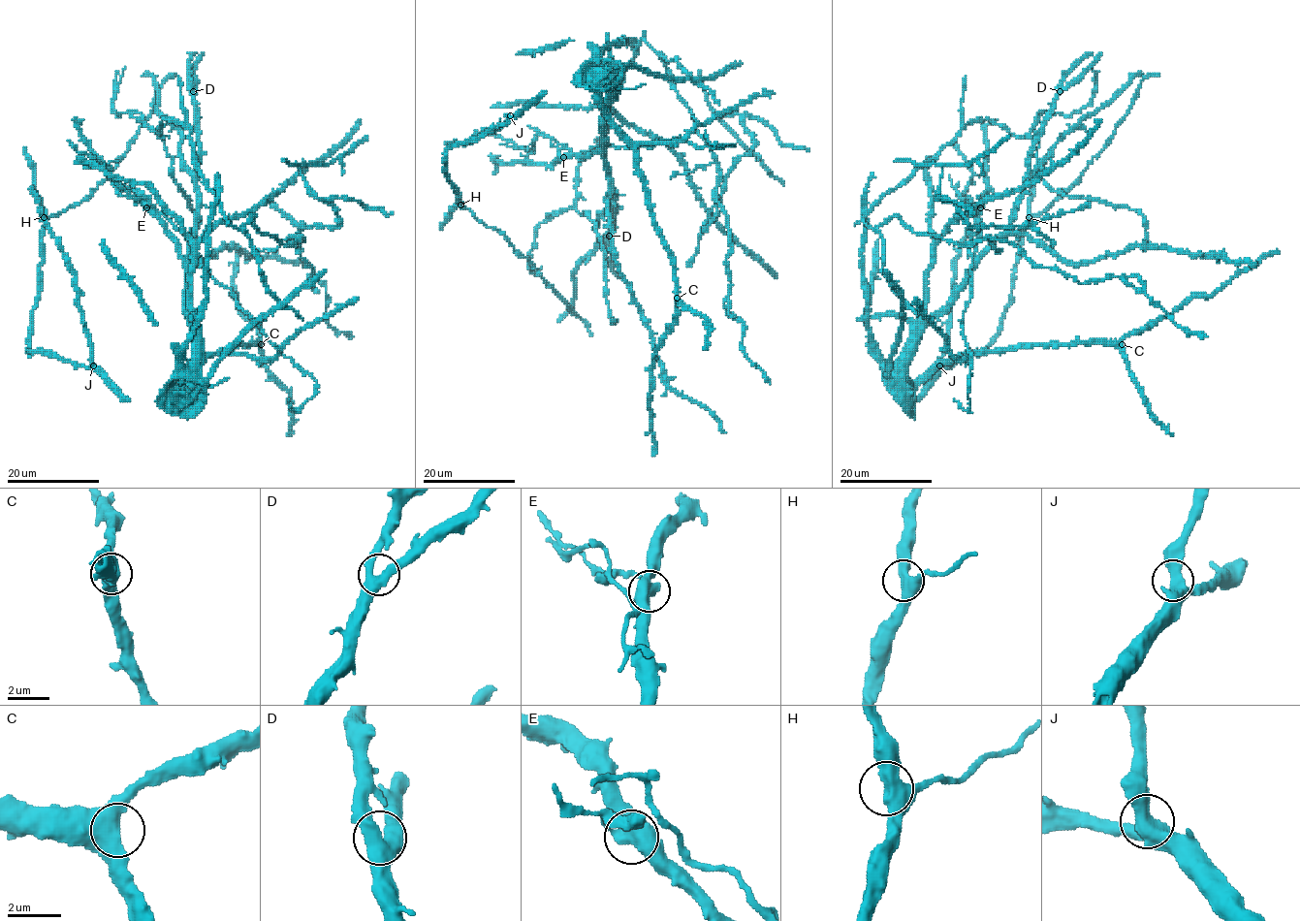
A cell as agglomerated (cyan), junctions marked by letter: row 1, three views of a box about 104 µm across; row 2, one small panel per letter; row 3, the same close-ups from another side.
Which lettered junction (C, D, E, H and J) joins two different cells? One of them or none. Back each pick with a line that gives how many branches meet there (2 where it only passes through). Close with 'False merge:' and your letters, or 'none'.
E: branches 3
False merge: E

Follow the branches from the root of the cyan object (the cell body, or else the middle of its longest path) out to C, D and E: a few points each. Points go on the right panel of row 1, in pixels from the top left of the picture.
C: (1010, 226), (905, 352), (905, 376), (924, 381), (938, 367), (964, 357), (1019, 346), (1122, 344)
D: (1010, 226), (1011, 212), (1029, 175), (1029, 153), (1032, 141), (1060, 91)
E: (1010, 226), (976, 259), (975, 240), (981, 207)

